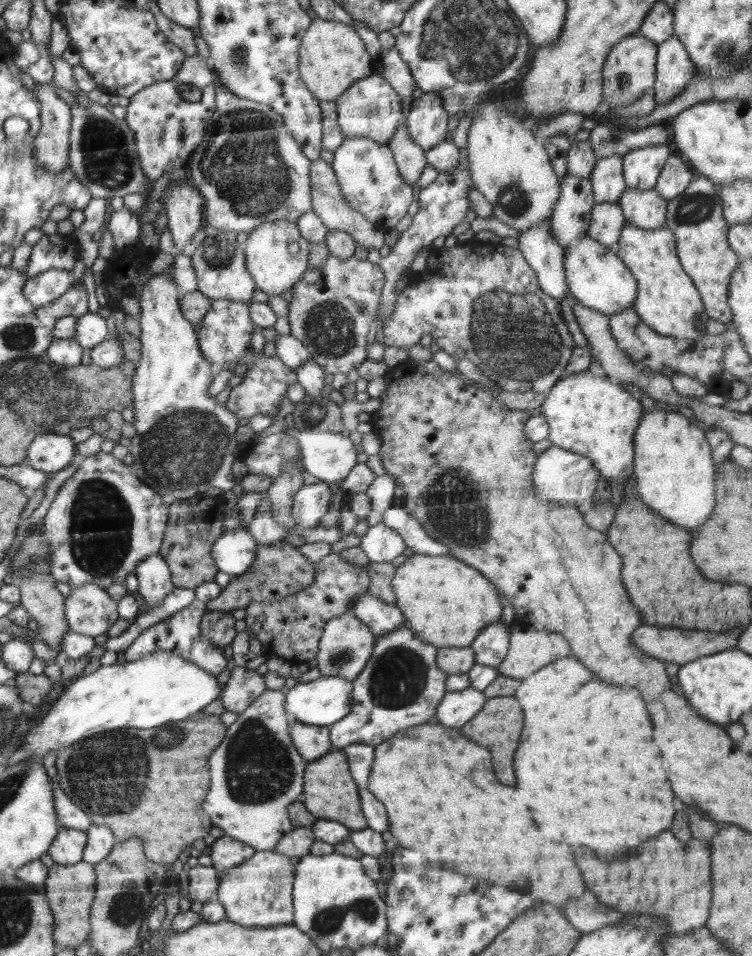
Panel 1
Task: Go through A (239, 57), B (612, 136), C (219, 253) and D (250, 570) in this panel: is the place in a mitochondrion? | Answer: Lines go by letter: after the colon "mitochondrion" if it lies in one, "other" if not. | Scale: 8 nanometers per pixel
A: mitochondrion
B: mitochondrion
C: mitochondrion
D: other

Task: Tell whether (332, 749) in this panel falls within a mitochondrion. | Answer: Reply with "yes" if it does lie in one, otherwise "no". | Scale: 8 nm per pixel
no

